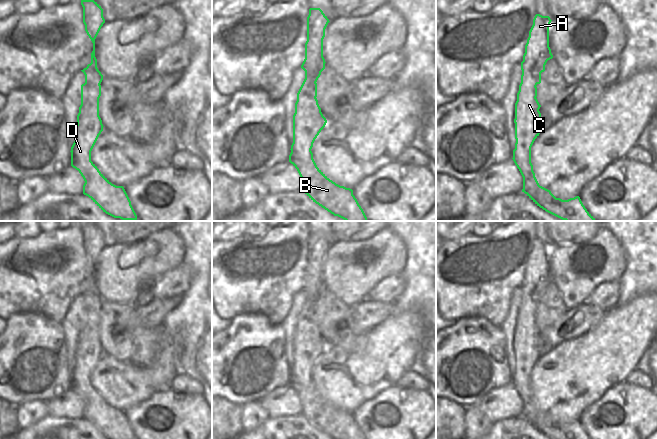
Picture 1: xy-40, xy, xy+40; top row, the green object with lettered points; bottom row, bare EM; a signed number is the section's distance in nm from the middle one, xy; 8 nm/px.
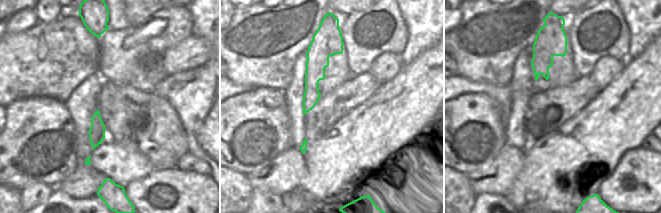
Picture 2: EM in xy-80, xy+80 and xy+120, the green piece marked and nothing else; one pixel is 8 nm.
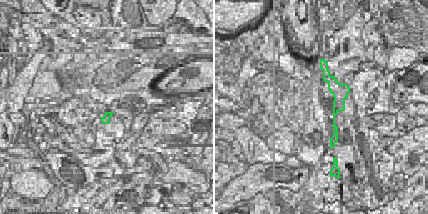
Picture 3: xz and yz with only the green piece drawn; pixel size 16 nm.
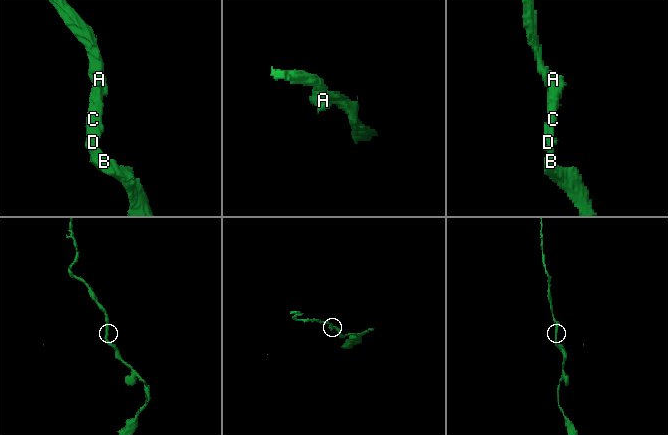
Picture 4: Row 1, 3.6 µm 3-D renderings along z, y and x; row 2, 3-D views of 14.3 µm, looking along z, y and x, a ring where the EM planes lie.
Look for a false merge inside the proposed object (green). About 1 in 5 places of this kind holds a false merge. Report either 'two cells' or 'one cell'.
one cell

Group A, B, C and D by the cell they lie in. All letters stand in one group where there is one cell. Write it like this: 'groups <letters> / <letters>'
groups A B C D

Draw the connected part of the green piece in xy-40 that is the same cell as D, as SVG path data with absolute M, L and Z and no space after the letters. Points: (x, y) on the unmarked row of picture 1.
M81 224L85 255L93 267L91 287L81 294L85 307L81 309L81 329L71 371L71 390L79 395L85 407L83 418L108 439L136 439L123 410L112 408L91 385L91 375L103 355L99 340L99 322L103 299L97 292L95 263L105 247L103 233L94 224Z

